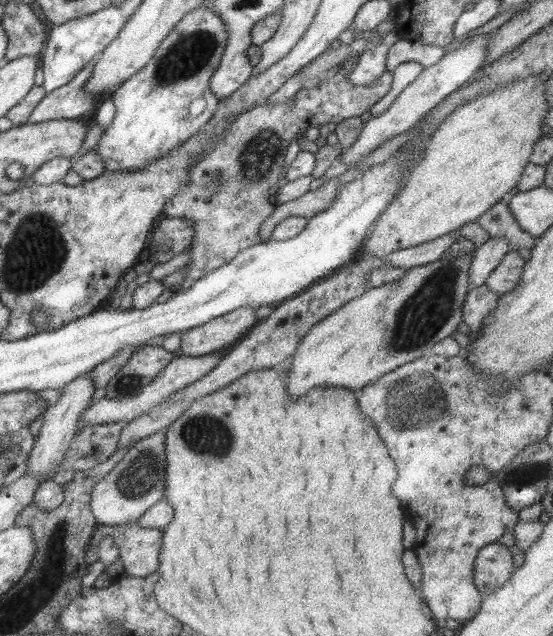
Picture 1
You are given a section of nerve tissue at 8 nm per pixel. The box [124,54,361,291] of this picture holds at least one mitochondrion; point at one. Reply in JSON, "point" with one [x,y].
{"point":[257,158]}

